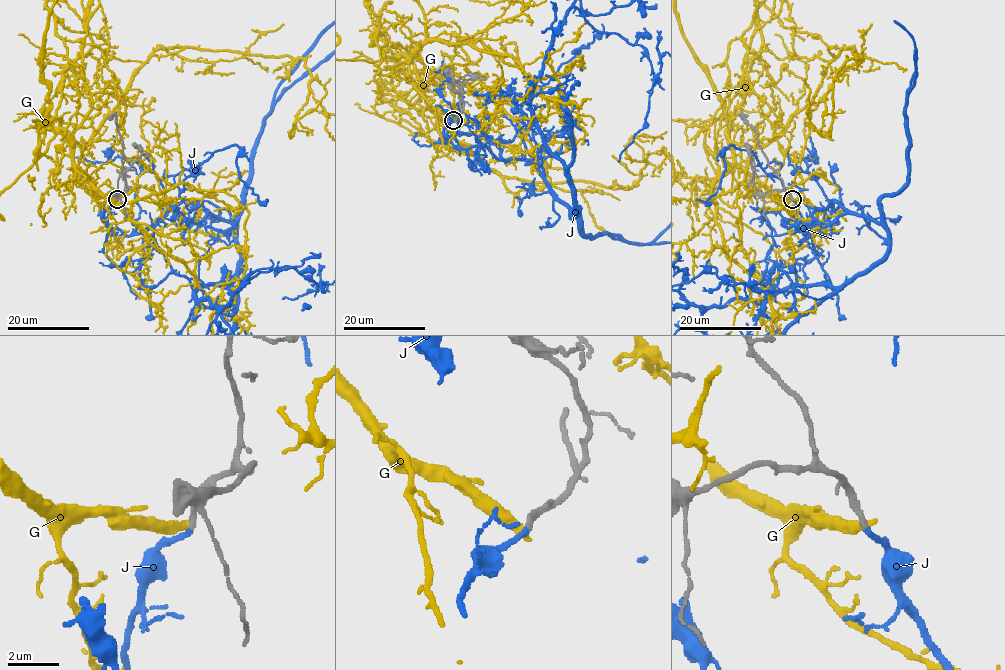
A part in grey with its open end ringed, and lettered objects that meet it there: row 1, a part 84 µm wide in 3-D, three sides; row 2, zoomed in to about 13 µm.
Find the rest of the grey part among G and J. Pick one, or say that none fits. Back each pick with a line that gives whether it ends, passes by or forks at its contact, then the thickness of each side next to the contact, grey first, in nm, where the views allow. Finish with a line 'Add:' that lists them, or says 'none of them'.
J: It ends there. Thickness 240 nm (grey) against 200 nm
Add: J

